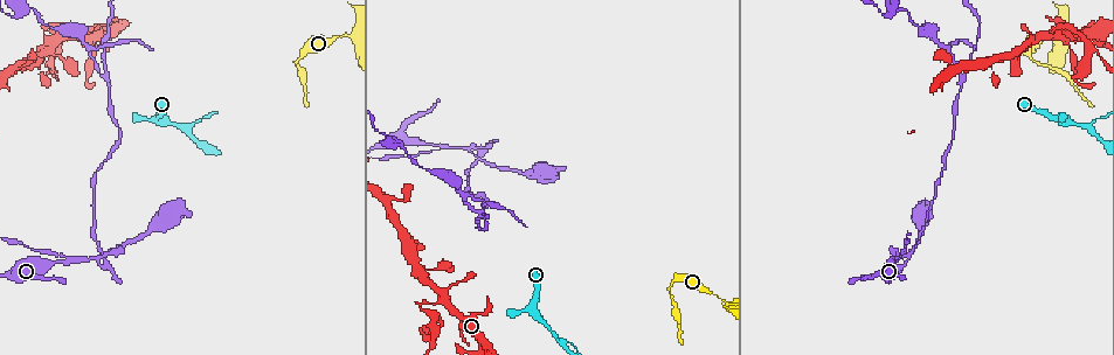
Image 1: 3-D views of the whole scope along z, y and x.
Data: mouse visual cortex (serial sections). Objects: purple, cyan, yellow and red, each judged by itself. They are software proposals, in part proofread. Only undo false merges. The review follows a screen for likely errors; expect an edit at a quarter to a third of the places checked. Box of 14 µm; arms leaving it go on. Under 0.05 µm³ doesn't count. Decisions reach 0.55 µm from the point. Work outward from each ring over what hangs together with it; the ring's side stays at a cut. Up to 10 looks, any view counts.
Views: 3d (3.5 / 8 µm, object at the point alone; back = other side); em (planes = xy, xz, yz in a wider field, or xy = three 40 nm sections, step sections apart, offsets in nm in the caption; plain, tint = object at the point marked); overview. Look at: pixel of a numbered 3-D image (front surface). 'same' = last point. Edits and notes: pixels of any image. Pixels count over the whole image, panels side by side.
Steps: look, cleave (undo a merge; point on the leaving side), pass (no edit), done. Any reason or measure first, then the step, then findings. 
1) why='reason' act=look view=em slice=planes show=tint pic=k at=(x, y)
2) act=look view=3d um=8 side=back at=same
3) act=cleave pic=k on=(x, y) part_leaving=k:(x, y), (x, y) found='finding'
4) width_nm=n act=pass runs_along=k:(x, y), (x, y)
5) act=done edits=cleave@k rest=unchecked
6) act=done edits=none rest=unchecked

why='sudden change in width' act=look view=3d um=3.5 pic=1 at=(341, 35)

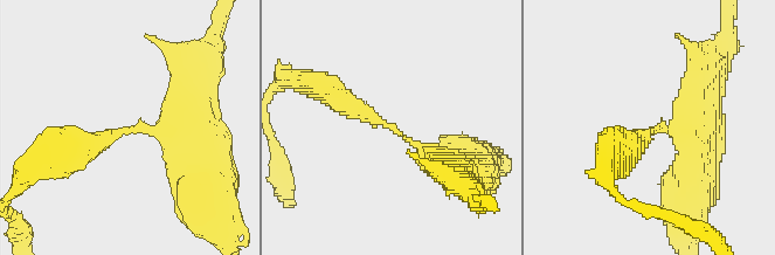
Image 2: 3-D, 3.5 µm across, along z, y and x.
act=look view=em slice=xy step=5 show=tint pic=2 at=(128, 131)

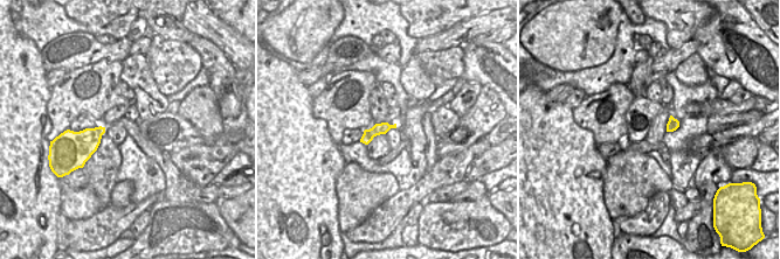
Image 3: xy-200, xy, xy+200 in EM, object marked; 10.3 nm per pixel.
arm_widths_nm=300,350 act=pass runs_along=2:(325, 88), (450, 169) found='all the same cell'

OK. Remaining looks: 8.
why='narrows sharply' act=look view=3d um=3.5 pic=1 at=(295, 66)

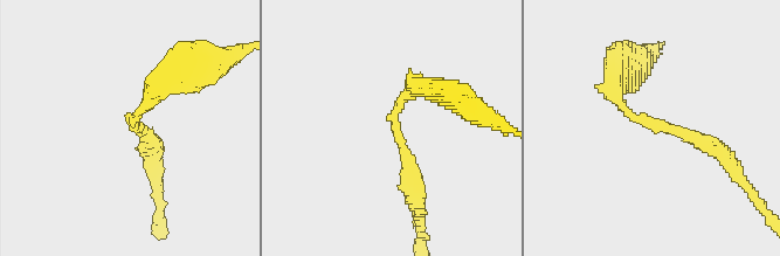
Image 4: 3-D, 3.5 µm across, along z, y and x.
arm_widths_nm=200,300 act=look view=em slice=xy step=2 show=tint pic=4 at=(660, 123)

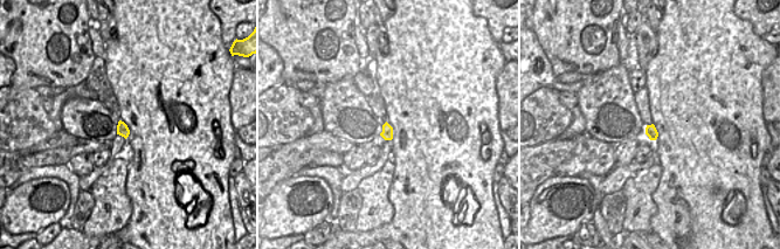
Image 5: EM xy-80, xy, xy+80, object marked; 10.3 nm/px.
act=cleave pic=4 on=(677, 129) part_leaving=4:(637, 118), (703, 140), (733, 168) found='two cells meet here'

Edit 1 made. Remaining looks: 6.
why='three arms meet' act=look view=3d um=8 pic=1 at=(556, 334)

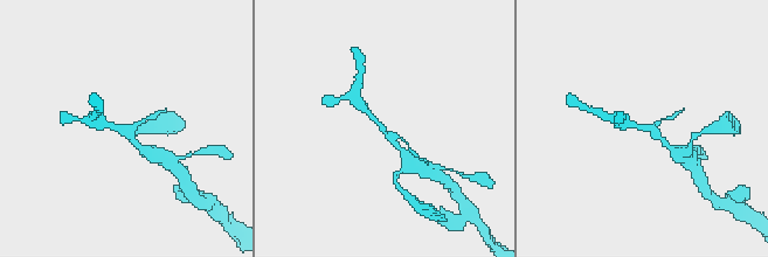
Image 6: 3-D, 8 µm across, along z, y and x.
act=look view=3d um=3.5 pic=6 at=(385, 132)

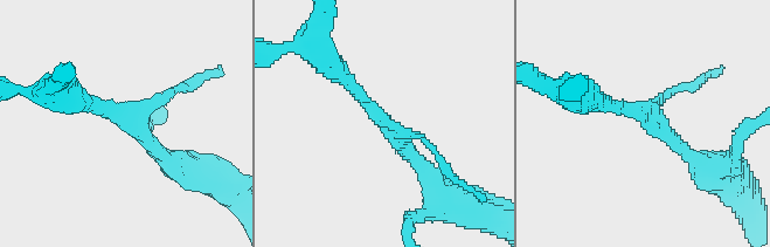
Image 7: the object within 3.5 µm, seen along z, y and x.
arms=3 arm_widths_nm=100,200,250 why='now the EM' act=look view=em slice=xy step=2 show=tint pic=7 at=(379, 120)

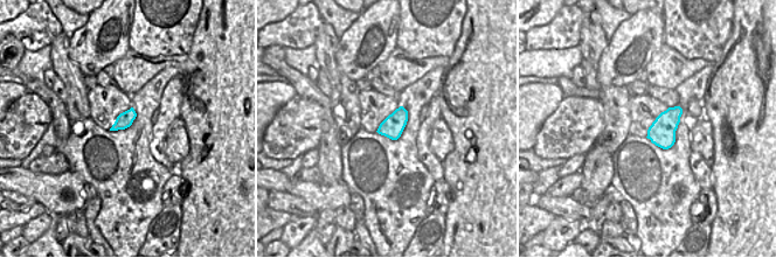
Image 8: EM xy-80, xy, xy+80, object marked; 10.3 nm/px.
act=pass runs_along=7:(331, 63), (424, 171) found='one cell here'

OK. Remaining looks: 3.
act=look view=overview

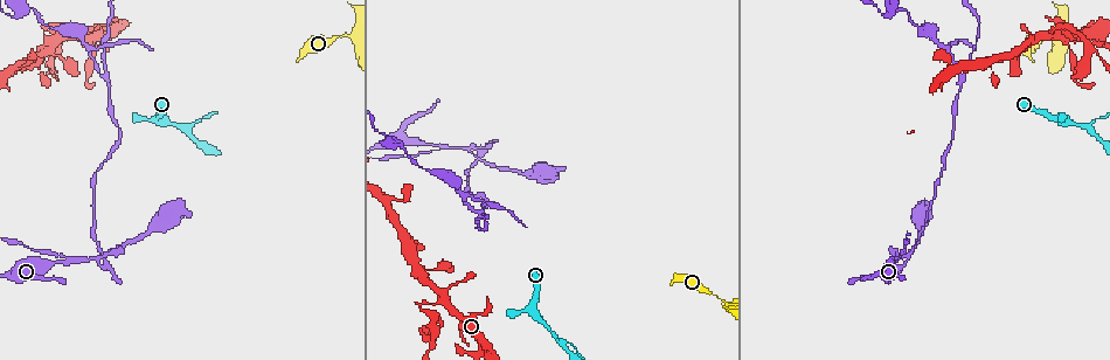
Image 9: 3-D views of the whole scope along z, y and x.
why='sharp bend' act=look view=3d um=3.5 pic=9 at=(67, 263)

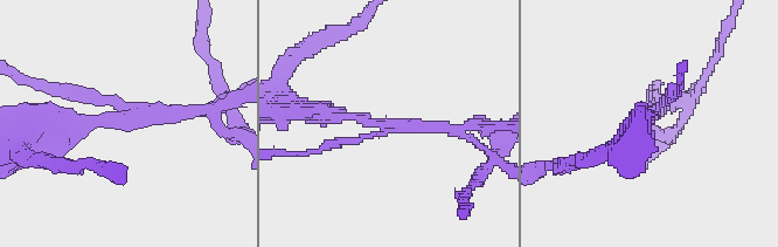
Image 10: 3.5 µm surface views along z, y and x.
arms=3 arm_widths_nm=150,150,250 why='now the EM' act=look view=em slice=xy step=5 show=tint pic=10 at=(124, 115)

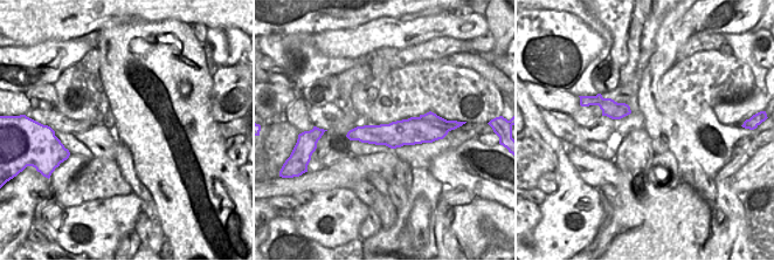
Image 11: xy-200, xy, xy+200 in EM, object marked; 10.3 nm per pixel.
act=pass found='continuous, no second cell'

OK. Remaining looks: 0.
act=done edits=cleave@4 rest=unchecked

